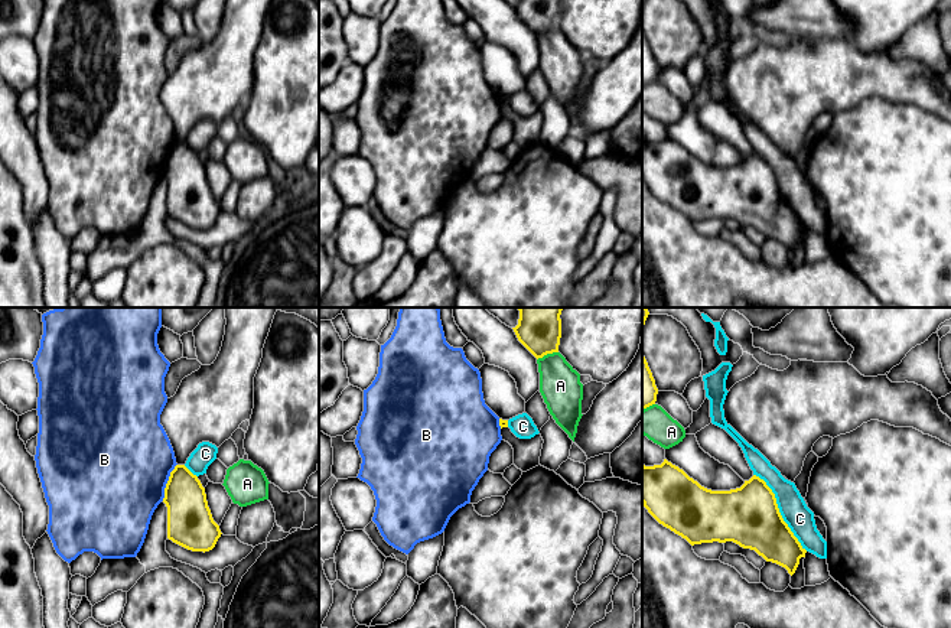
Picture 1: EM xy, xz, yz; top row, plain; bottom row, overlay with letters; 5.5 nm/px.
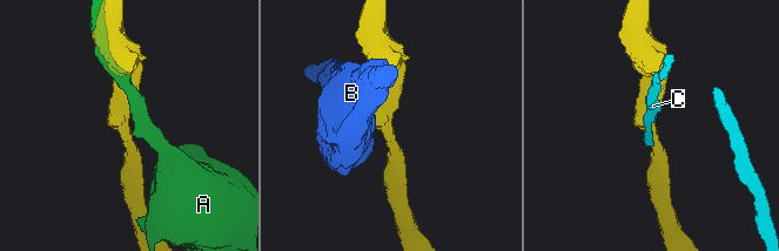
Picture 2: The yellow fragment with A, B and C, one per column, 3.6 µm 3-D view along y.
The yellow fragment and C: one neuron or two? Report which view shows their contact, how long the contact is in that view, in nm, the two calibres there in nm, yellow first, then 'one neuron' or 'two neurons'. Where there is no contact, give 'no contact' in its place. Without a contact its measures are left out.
yz | 550 nm | 340/160 nm | one neuron

